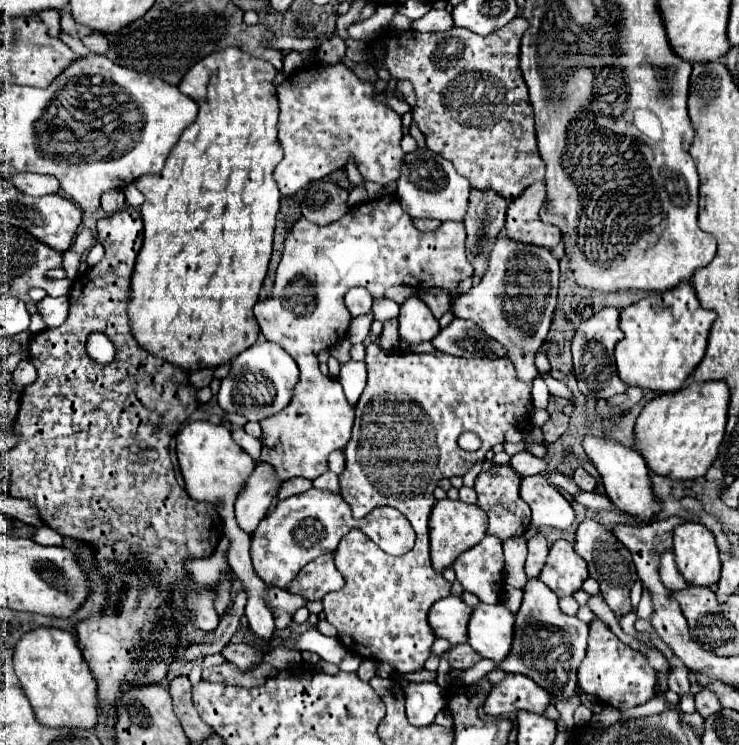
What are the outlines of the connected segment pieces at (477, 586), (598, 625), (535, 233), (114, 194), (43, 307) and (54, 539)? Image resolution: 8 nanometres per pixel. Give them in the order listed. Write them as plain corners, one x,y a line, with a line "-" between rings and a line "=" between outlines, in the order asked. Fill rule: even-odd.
487,535
477,547
461,553
453,563
453,569
465,591
491,605
501,601
505,589
501,539
=
593,617
593,621
589,623
587,655
579,665
577,677
583,693
595,695
601,703
611,705
615,709
631,709
647,703
651,697
655,697
657,687
657,673
649,667
647,659
621,643
599,617
=
537,181
529,185
507,209
507,223
501,231
503,237
553,249
561,241
557,227
539,221
539,209
545,205
545,183
=
113,189
109,193
103,193
101,195
101,207
107,215
113,215
117,213
119,209
125,207
125,193
121,189
=
47,295
45,299
41,299
37,303
37,311
43,317
45,325
49,329
59,327
65,319
67,319
67,311
69,311
69,299
67,297
51,297
=
39,525
39,527
35,527
35,529
37,529
37,533
35,533
35,537
33,537
35,543
39,543
39,545
61,545
61,543
63,543
63,537
57,535
51,527

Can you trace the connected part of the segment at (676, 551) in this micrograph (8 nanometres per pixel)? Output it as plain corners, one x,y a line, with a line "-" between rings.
685,523
675,529
673,539
673,555
681,577
695,587
713,587
721,569
715,535
701,523

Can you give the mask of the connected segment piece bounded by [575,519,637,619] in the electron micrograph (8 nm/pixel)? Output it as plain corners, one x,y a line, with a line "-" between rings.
585,519
575,531
575,551
587,561
589,577
593,577
601,585
601,595
605,603
613,609
615,617
621,619
623,615
627,615
631,611
629,589
637,581
637,571
629,549
625,549
625,545
621,545
621,541
613,537
613,531
605,523
597,519

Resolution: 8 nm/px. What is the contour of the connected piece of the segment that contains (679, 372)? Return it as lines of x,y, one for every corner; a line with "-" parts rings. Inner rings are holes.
689,281
677,289
653,293
621,309
619,327
625,337
615,347
619,377
629,385
651,389
655,393
673,393
681,389
705,355
709,325
713,325
716,318
714,311
707,311
699,305

